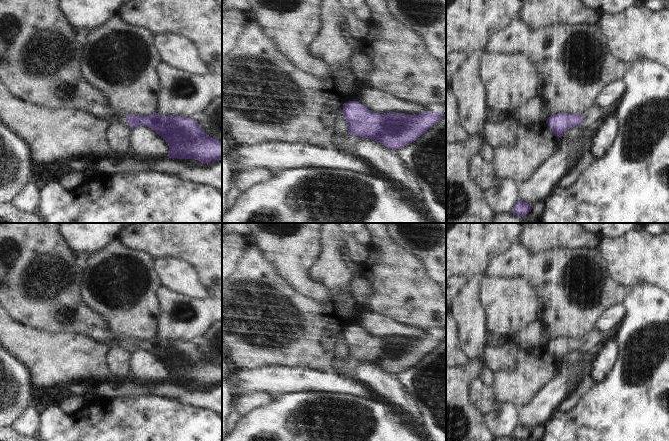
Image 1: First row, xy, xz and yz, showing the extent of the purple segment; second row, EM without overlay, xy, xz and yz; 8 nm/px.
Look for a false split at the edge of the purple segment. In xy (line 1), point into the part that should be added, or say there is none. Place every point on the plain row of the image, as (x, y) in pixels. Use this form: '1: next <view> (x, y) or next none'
1: next xy (40, 275)

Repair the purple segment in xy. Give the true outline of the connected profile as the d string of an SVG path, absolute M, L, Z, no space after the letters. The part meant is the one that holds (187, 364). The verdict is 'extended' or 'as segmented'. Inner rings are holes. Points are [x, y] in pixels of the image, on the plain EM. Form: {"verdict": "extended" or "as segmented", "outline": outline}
{"verdict": "extended", "outline": "M0 223L0 304L13 321L30 329L53 334L83 334L106 344L109 348L122 347L130 353L137 350L149 351L168 367L168 382L195 383L202 388L222 384L222 365L207 359L193 342L161 340L156 336L149 340L113 338L106 327L105 320L82 300L80 288L85 284L82 262L62 236L60 224Z"}

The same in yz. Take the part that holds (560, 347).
{"verdict": "extended", "outline": "M594 328L585 338L574 339L562 336L551 339L546 346L555 360L559 363L567 354L573 351L589 352L602 347L610 338L613 338L614 335L615 333L604 334Z"}

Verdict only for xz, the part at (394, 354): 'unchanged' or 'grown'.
grown

